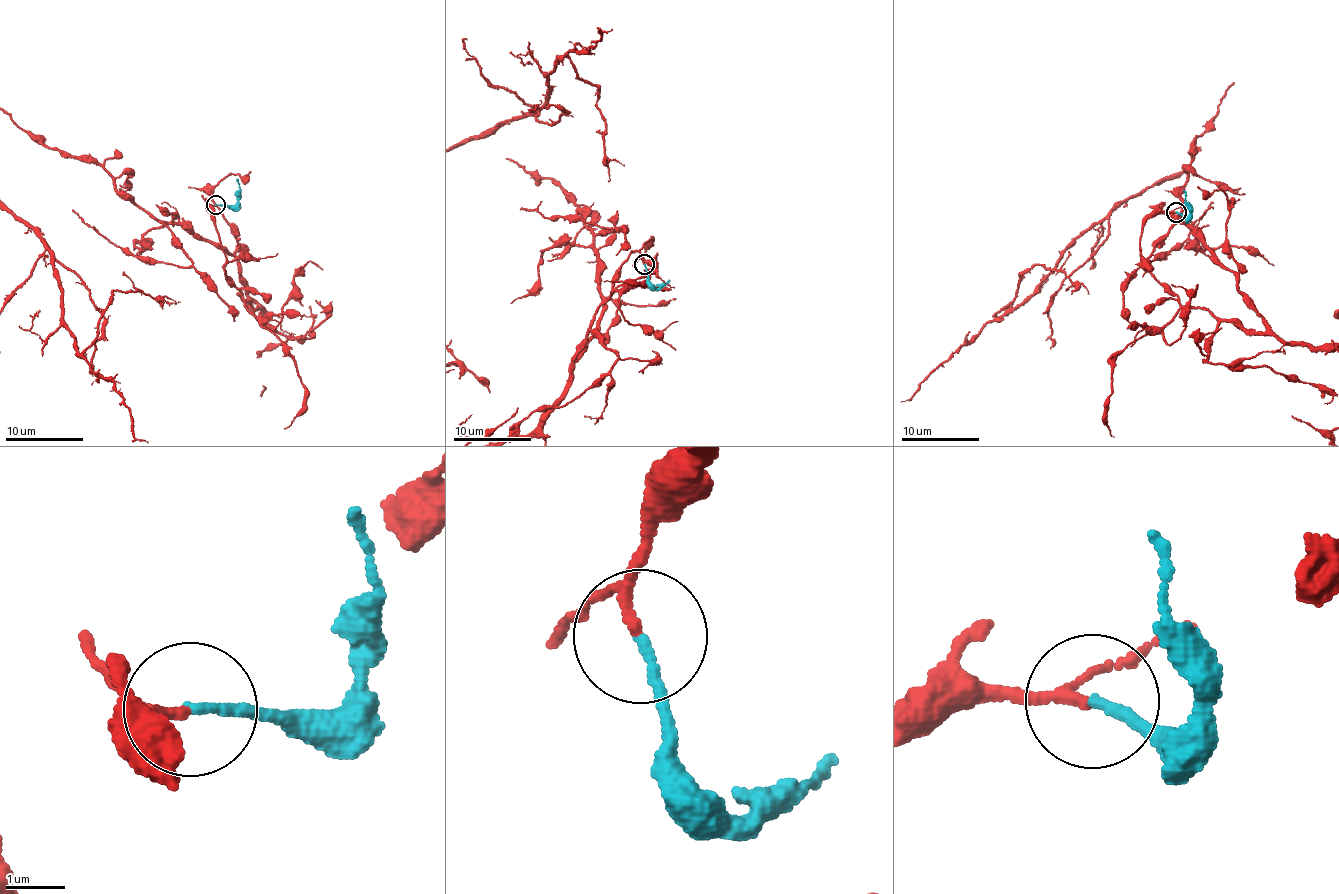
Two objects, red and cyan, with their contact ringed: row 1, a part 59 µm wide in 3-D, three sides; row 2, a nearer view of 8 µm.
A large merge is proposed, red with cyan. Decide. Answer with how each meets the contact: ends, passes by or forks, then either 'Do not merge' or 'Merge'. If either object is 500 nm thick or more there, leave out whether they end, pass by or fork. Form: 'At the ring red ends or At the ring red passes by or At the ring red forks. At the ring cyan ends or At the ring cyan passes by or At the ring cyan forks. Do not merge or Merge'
At the ring red passes by. At the ring cyan ends. Merge

